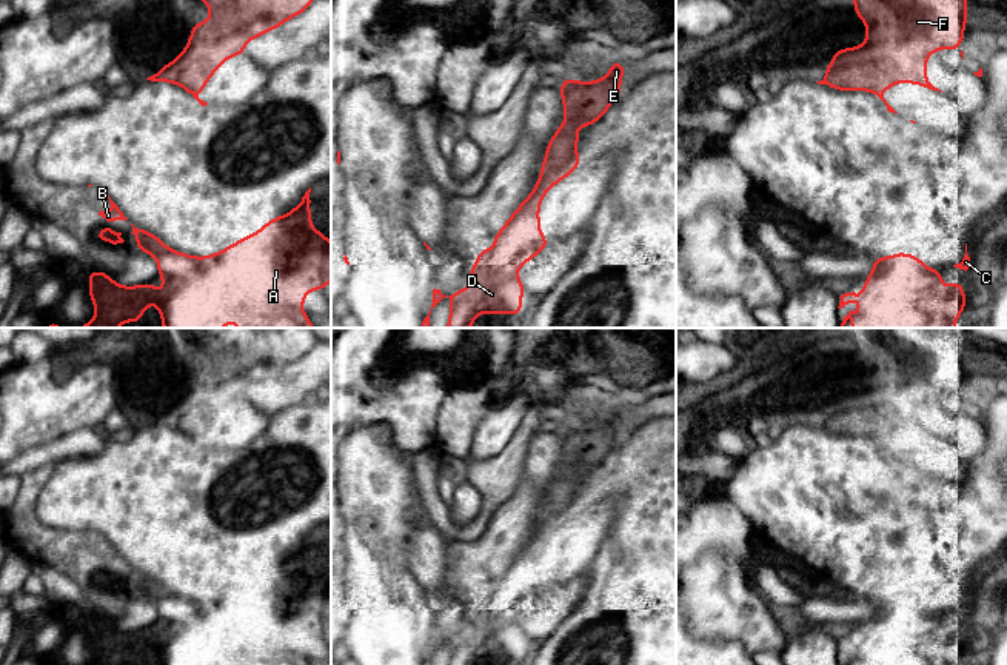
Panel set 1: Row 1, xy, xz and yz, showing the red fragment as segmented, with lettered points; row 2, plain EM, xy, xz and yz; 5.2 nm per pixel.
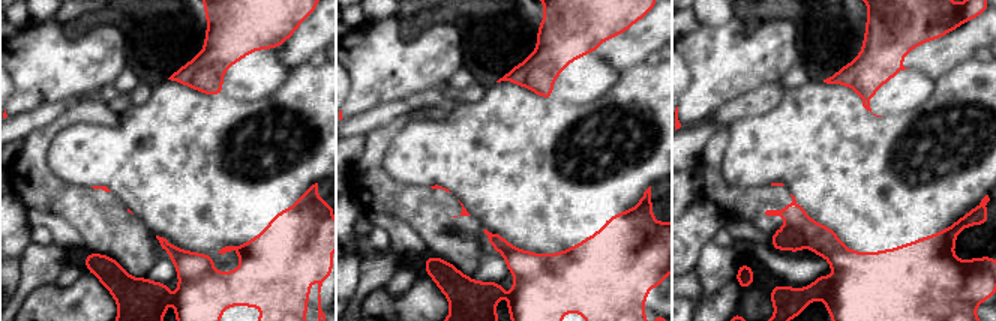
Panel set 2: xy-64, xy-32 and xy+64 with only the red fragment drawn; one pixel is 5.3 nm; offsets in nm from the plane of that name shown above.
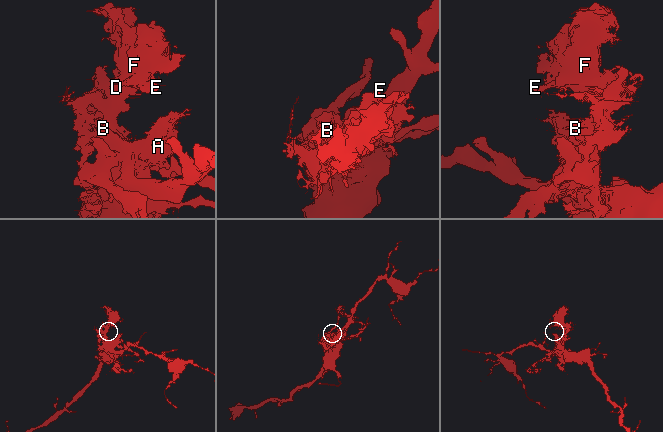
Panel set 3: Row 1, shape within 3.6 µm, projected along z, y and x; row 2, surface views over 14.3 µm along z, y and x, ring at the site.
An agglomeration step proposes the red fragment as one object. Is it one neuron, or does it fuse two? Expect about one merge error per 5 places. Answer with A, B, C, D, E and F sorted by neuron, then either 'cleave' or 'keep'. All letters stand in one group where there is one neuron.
A B C D E F; keep

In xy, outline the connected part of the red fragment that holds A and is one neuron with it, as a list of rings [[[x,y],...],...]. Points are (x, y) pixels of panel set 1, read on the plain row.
[[[311,533],[291,557],[208,602],[172,596],[159,582],[131,568],[135,594],[156,602],[165,634],[160,639],[154,628],[120,631],[106,617],[86,616],[89,643],[97,653],[94,665],[145,665],[140,656],[156,647],[162,665],[309,665],[300,653],[306,636],[328,633],[331,625],[331,586],[320,574],[313,574],[309,537]]]

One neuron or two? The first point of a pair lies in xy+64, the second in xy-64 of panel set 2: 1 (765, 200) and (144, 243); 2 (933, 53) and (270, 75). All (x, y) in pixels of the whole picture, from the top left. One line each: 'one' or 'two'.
1: one
2: two

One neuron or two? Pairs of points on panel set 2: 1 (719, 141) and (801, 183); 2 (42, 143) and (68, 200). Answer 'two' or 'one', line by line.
1: two
2: one

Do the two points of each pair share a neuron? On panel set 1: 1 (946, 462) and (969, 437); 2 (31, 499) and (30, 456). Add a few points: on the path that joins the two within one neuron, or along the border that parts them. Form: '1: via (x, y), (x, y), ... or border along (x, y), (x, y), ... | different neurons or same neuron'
1: border along (943, 436), (952, 444), (964, 464) | different neurons
2: border along (42, 467), (28, 470), (20, 477) | different neurons

